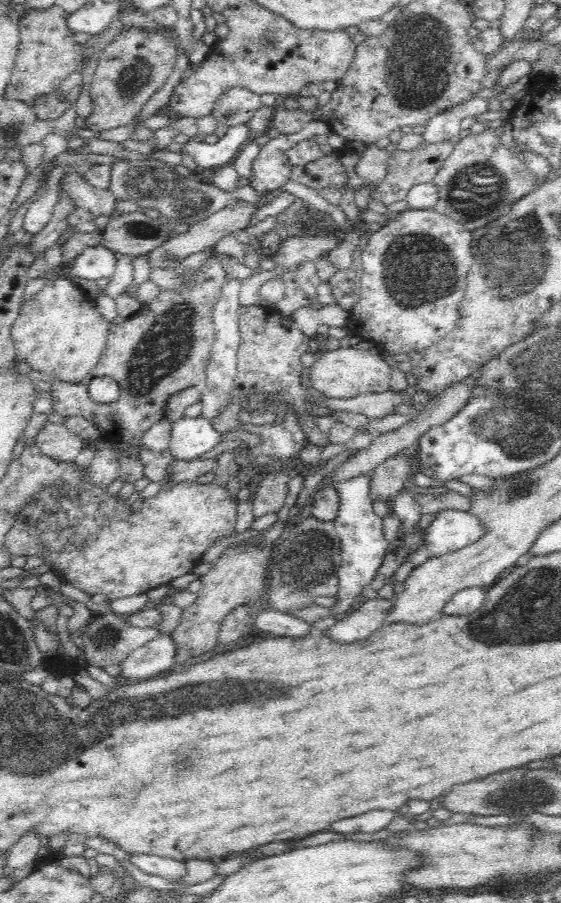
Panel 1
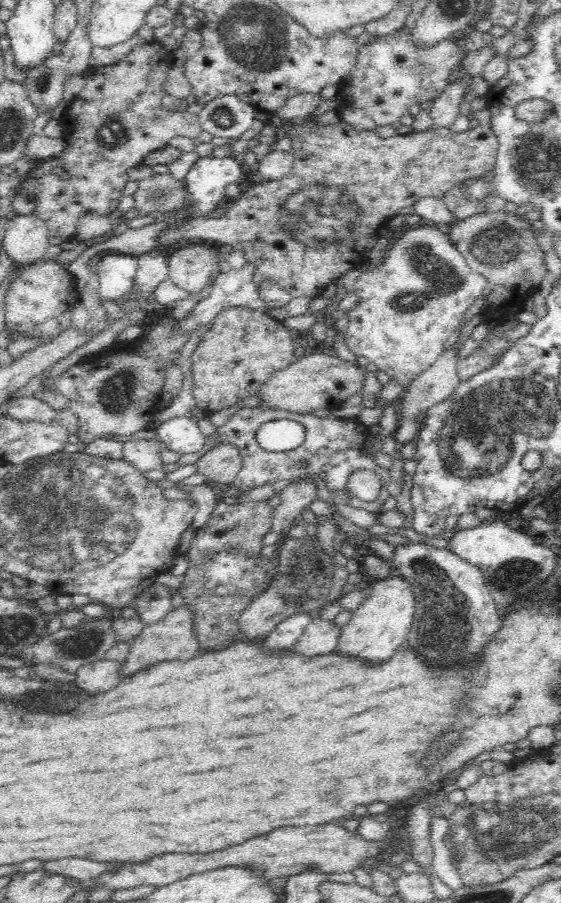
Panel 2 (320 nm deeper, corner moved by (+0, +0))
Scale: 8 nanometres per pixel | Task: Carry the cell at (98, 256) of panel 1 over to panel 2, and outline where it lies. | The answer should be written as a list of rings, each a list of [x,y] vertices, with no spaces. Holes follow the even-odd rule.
[[[103,253],[96,269],[99,278],[98,296],[101,301],[111,300],[112,304],[120,305],[136,286],[138,259],[132,255]]]

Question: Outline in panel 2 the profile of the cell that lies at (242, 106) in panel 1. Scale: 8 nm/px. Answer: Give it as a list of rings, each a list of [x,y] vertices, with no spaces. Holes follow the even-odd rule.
[[[228,94],[206,103],[198,115],[201,127],[212,137],[238,139],[250,132],[255,110],[250,104],[239,100],[238,96]]]

